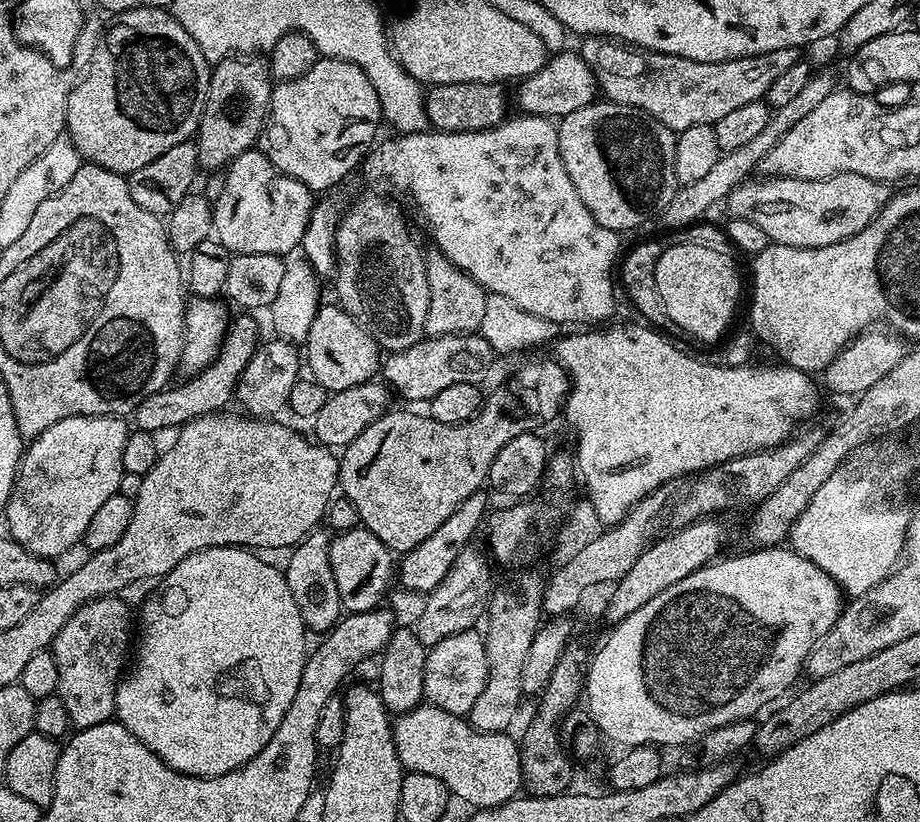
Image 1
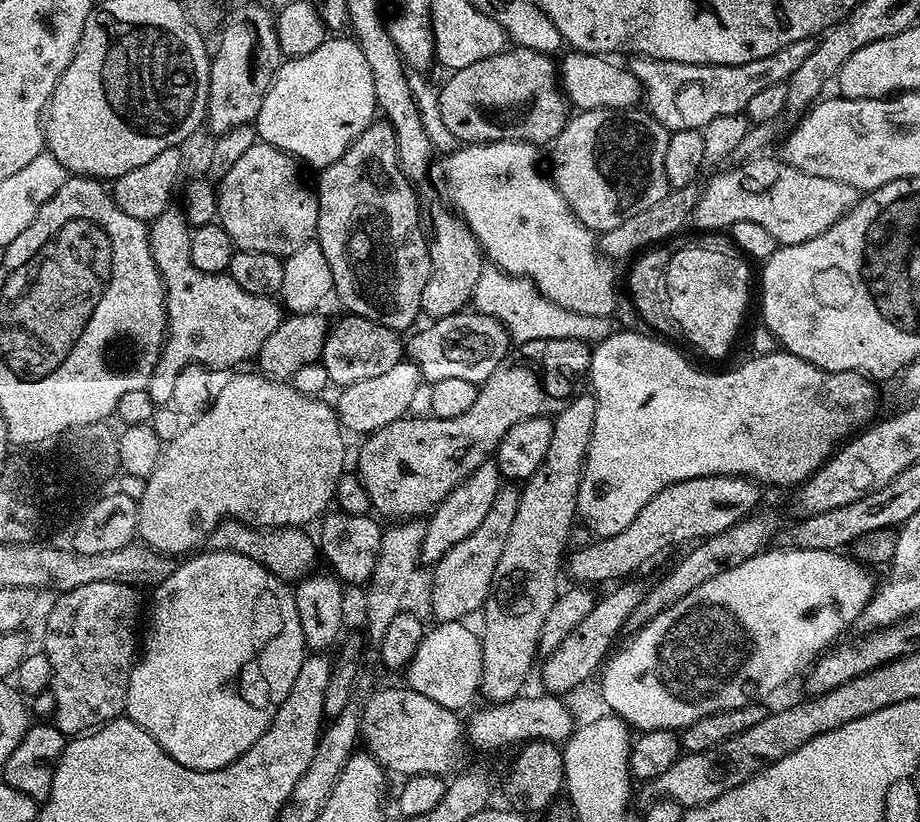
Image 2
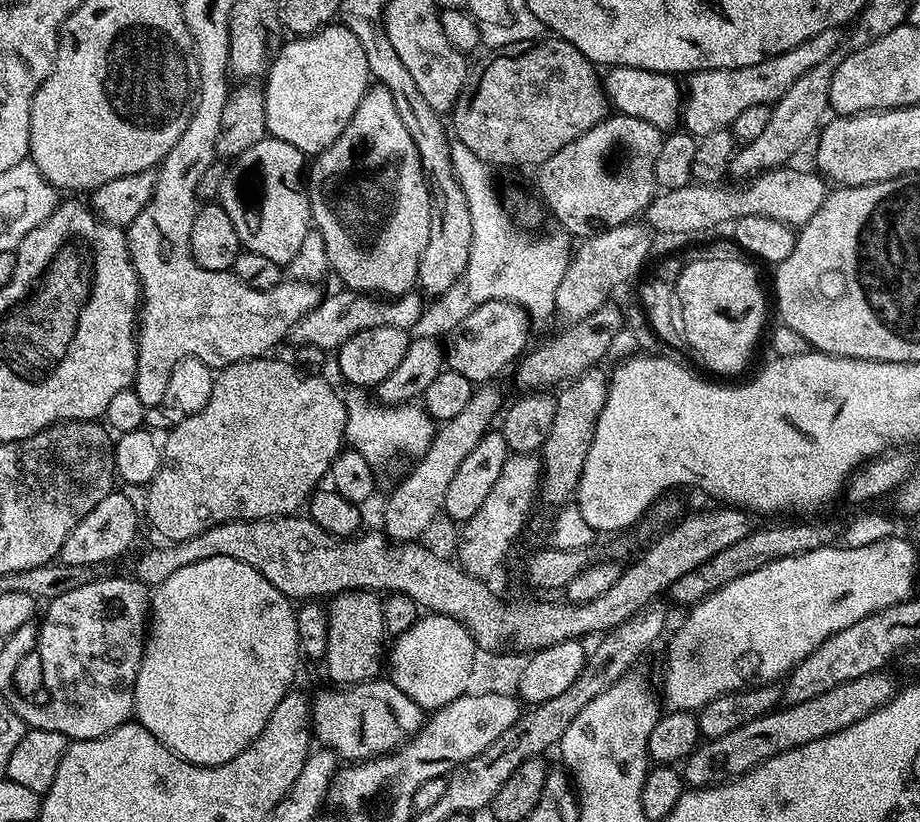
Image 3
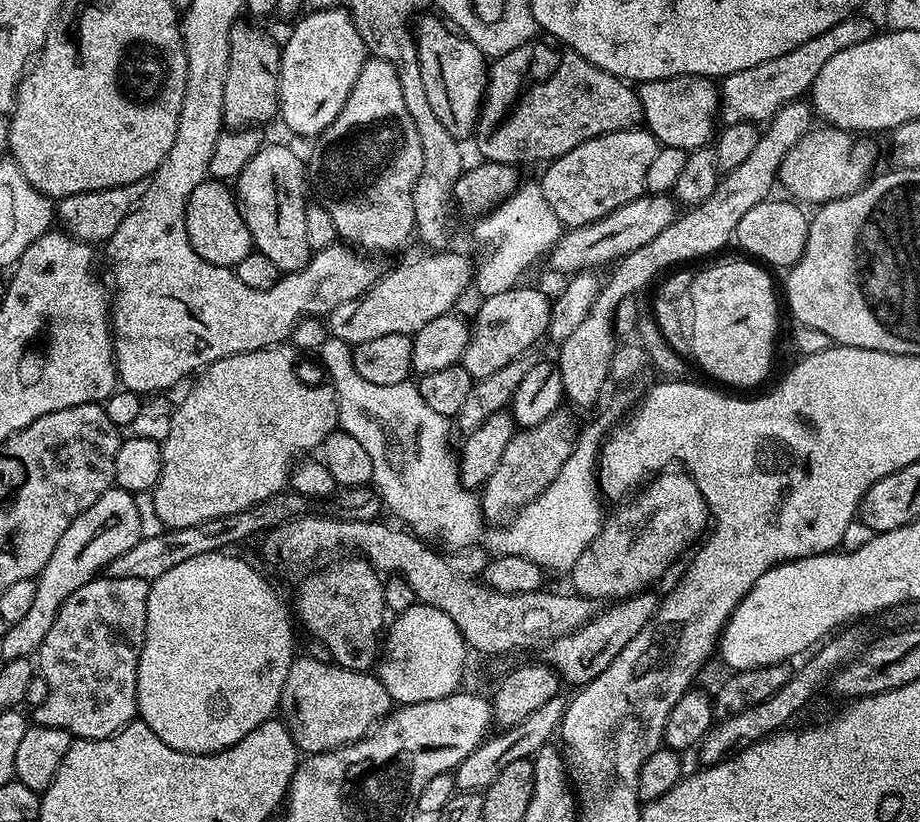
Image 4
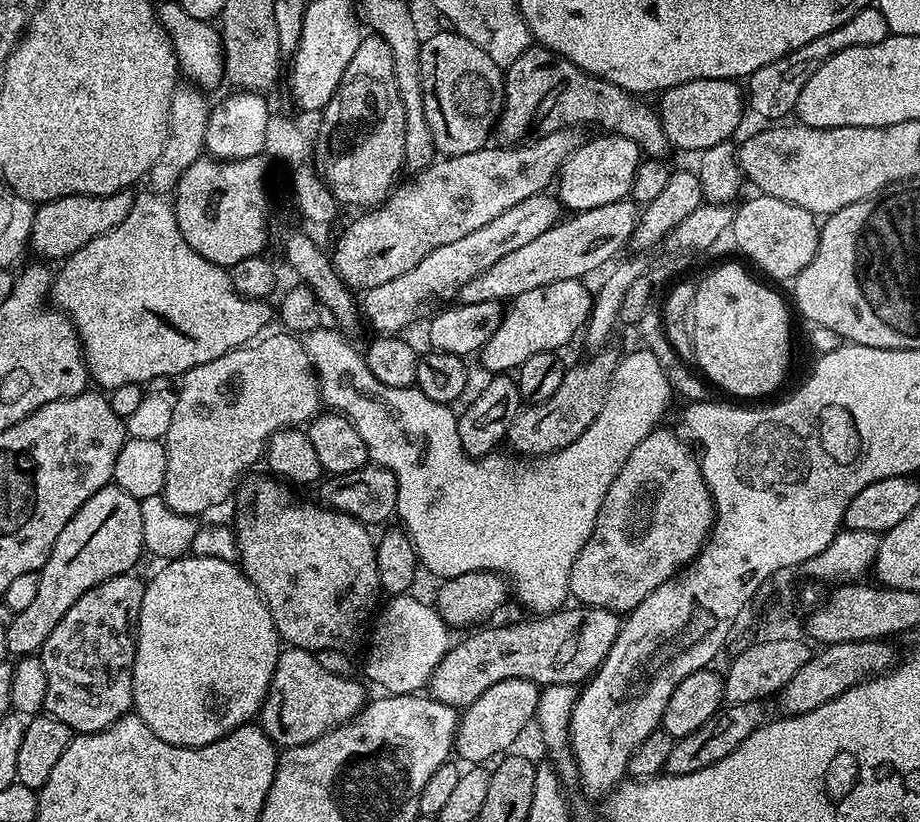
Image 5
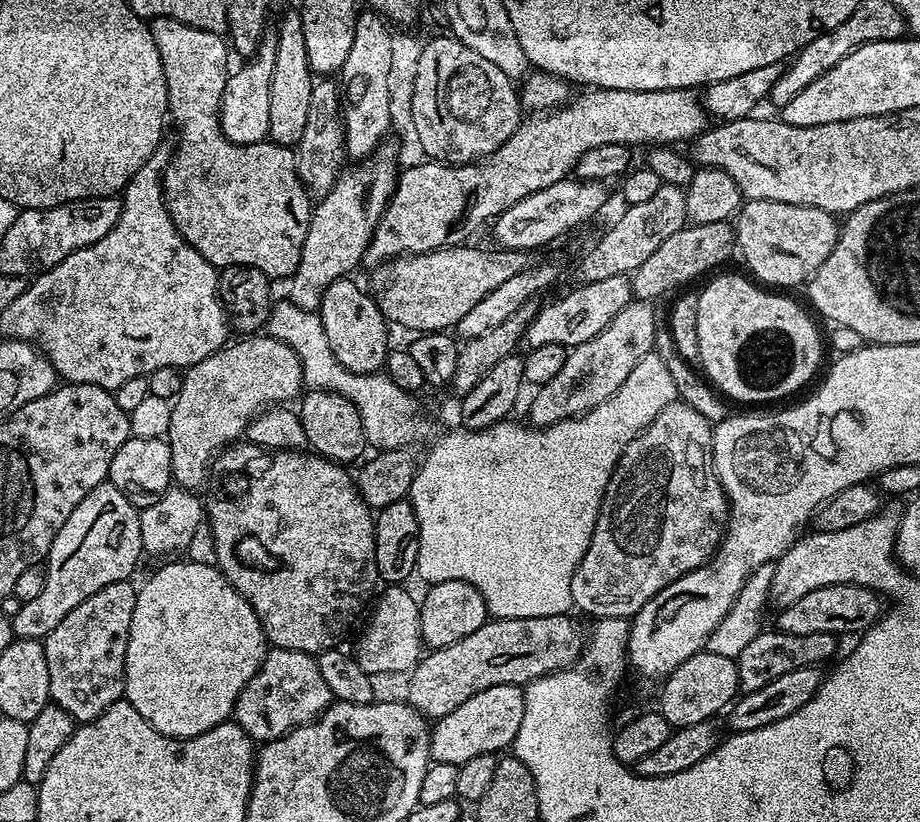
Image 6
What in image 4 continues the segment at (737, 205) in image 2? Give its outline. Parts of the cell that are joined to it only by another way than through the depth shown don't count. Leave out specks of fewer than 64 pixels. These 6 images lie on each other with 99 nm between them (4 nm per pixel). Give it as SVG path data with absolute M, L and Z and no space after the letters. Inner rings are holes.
M645 194L626 202L626 206L618 206L606 218L590 222L586 226L569 228L561 235L560 241L548 253L547 263L552 263L556 272L575 274L595 269L598 264L619 261L620 257L638 250L638 246L646 246L666 230L666 226L674 223L678 215L678 204L668 194Z

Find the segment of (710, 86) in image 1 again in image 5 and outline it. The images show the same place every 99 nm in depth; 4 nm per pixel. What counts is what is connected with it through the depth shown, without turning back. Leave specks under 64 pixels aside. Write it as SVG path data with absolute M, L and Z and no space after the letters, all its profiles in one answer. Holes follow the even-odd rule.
M879 7L862 9L854 14L854 18L850 18L850 22L842 22L838 30L830 30L830 34L822 34L822 38L814 38L814 42L806 42L806 46L798 46L798 50L778 58L778 62L766 62L766 66L754 70L754 74L746 80L747 107L751 111L753 108L762 119L768 120L764 122L780 122L783 116L791 117L798 102L798 94L802 94L802 86L806 86L806 82L810 82L815 72L827 60L834 58L834 54L854 46L874 46L889 35L886 18L882 18Z

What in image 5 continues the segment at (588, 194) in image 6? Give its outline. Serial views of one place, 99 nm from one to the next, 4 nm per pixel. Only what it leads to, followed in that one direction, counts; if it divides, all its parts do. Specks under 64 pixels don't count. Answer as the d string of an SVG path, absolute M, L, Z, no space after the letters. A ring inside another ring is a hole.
M552 194L531 196L518 202L518 206L512 206L481 229L474 230L473 233L466 234L449 245L436 247L422 262L418 262L414 269L399 275L393 282L367 289L363 293L364 300L362 296L363 319L366 324L368 320L369 326L374 330L373 333L399 333L404 330L400 328L406 327L431 298L444 298L451 293L452 295L457 293L474 277L498 262L498 259L526 246L526 242L534 242L538 234L546 234L546 230L550 230L561 216L562 205Z

